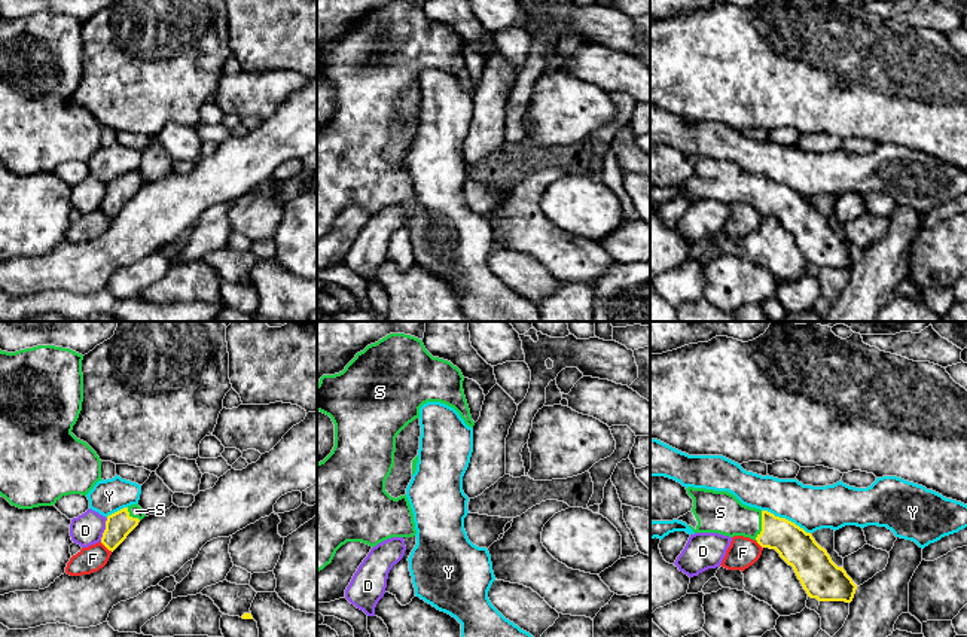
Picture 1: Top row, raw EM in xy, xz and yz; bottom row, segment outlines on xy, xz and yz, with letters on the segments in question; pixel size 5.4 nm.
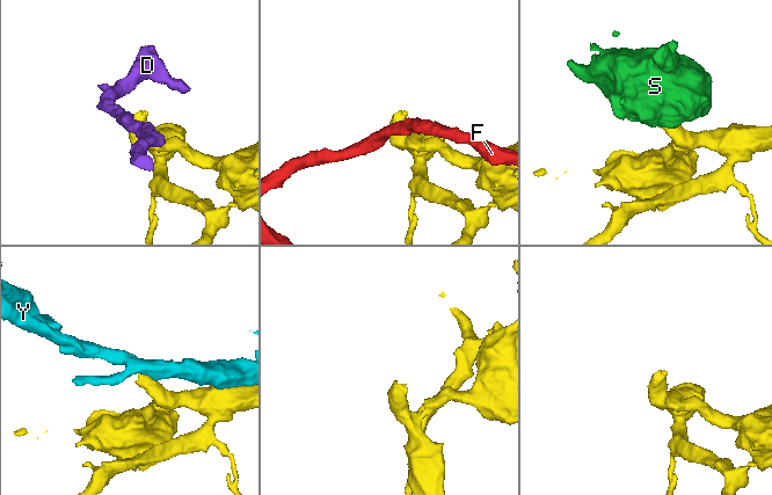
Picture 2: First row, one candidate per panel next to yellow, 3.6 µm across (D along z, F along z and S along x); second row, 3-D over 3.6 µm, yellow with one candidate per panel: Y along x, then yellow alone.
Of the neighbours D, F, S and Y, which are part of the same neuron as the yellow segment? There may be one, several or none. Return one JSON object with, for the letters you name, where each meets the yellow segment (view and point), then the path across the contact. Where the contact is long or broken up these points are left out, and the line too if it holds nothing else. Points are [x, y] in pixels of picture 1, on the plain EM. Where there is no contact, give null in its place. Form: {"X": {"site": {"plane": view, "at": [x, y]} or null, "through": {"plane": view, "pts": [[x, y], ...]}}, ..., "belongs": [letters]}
{"S": {"site": {"plane": "yz", "at": [762, 192]}, "through": {"plane": "yz", "pts": [[798, 215], [784, 203], [762, 192], [735, 186], [720, 179]]}}, "belongs": ["S"]}

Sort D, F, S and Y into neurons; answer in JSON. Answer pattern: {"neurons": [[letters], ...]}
{"neurons": [["D"], ["F"], ["S"], ["Y"]]}

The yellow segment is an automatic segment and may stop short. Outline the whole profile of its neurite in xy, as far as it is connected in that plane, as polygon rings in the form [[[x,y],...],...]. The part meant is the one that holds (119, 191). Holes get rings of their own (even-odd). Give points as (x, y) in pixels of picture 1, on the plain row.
[[[138,170],[109,182],[101,210],[113,219],[144,183]]]

